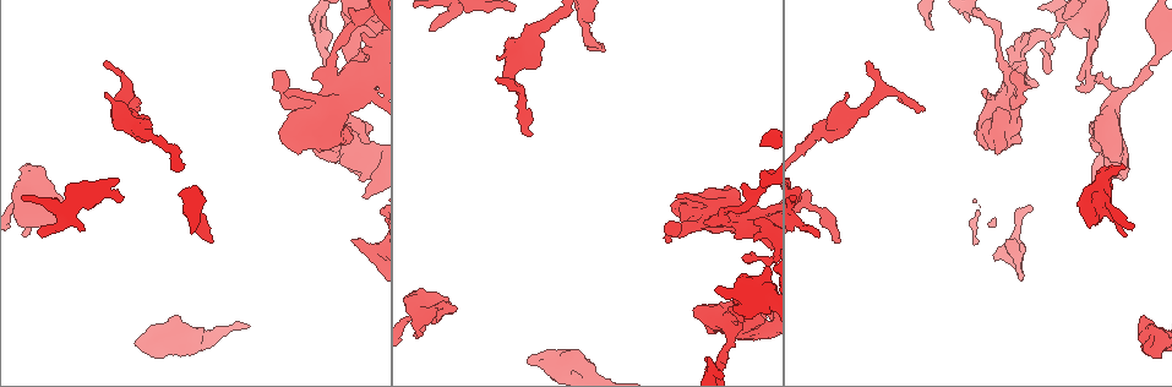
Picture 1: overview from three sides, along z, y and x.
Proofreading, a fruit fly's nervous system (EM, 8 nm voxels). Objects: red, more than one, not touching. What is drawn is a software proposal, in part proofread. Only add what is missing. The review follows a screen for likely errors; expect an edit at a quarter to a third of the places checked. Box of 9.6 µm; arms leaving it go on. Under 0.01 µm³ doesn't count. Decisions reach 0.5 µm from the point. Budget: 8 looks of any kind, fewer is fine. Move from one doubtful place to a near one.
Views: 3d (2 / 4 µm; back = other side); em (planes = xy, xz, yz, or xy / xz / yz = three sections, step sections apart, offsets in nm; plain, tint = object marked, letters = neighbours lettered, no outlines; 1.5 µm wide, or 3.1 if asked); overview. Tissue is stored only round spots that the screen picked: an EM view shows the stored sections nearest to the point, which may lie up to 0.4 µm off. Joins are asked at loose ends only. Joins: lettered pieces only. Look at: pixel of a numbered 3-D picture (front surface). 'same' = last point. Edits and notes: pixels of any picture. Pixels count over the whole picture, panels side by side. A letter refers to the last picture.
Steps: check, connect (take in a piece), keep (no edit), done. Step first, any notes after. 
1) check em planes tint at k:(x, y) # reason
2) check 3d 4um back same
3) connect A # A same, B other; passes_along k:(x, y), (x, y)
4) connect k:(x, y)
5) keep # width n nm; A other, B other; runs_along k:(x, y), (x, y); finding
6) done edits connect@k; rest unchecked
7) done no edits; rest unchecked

check em planes letters at 1:(1007, 240) # free end

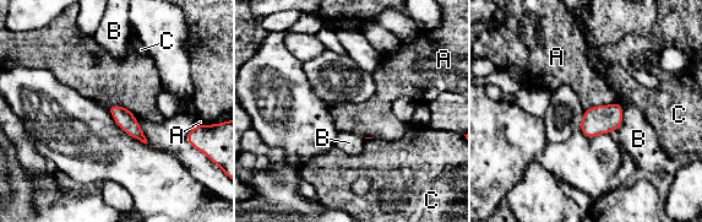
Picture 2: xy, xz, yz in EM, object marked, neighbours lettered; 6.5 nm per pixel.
keep # A other, B other, C other; border 2:(615, 101), (584, 110); no lettered piece goes on from it

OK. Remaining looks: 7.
check 3d 4um back at 1:(1144, 317) # an open end

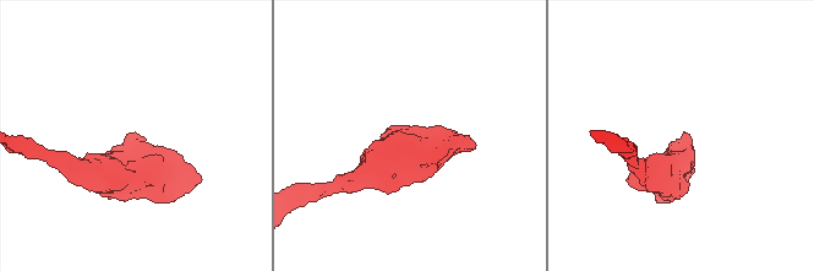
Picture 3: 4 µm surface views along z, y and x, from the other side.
check em planes tint at 3:(403, 130)

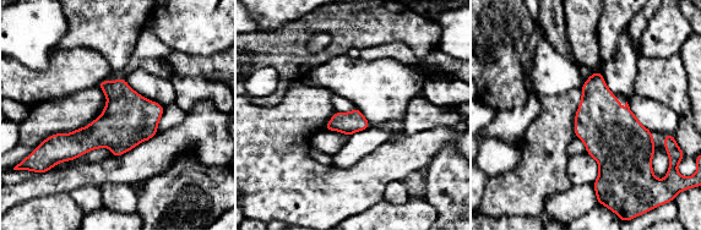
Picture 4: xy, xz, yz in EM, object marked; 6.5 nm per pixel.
check em planes letters same

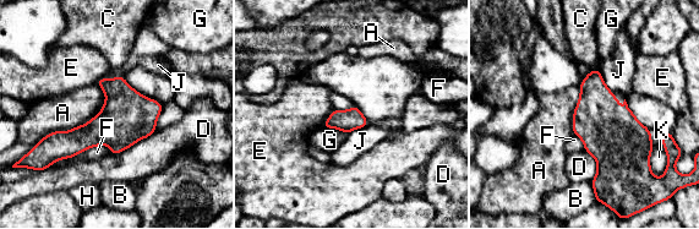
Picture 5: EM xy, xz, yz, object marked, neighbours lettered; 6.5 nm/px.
keep # A other, B other, C other, D other, E other, F other, G other, H other, J other, K other; border 5:(104, 91), (89, 120), (42, 137); no lettered piece goes on from it

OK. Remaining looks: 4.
check em planes letters at 1:(138, 108) # free end

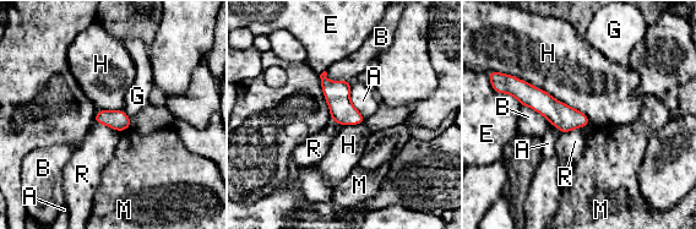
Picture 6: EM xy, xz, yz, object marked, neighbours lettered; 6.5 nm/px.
keep # width 130 nm; A other, B other, E other, G other, H other, M other, R other; no lettered piece goes on from it

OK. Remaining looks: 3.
done no edits; rest unchecked

